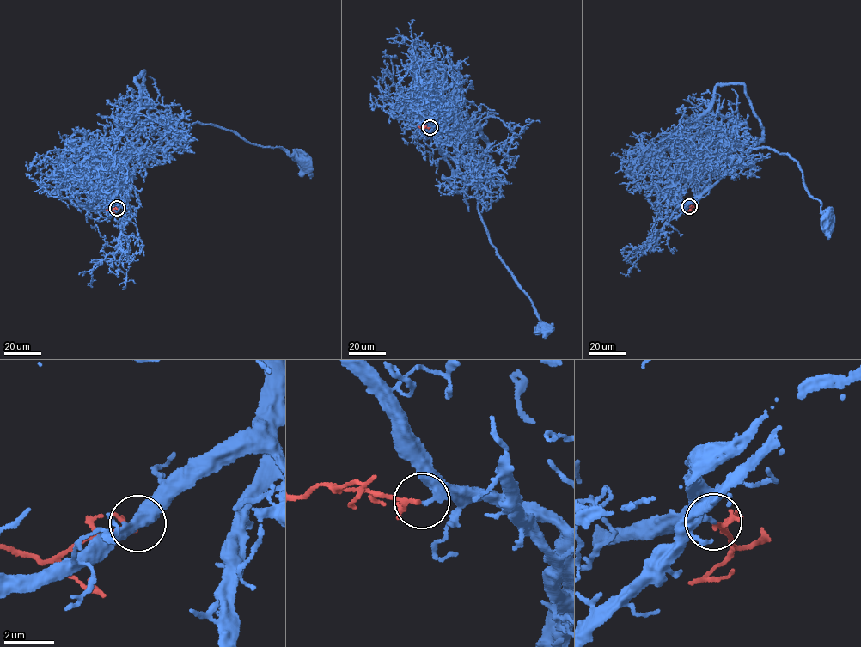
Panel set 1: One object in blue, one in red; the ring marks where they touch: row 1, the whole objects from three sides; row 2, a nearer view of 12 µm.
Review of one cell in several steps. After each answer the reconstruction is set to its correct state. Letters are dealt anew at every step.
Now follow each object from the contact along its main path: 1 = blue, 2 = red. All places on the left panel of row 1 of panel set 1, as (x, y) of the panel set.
1: (117, 208), (127, 200), (132, 168), (175, 124), (211, 123), (253, 143), (279, 147), (302, 159)
2: (117, 208), (106, 210)

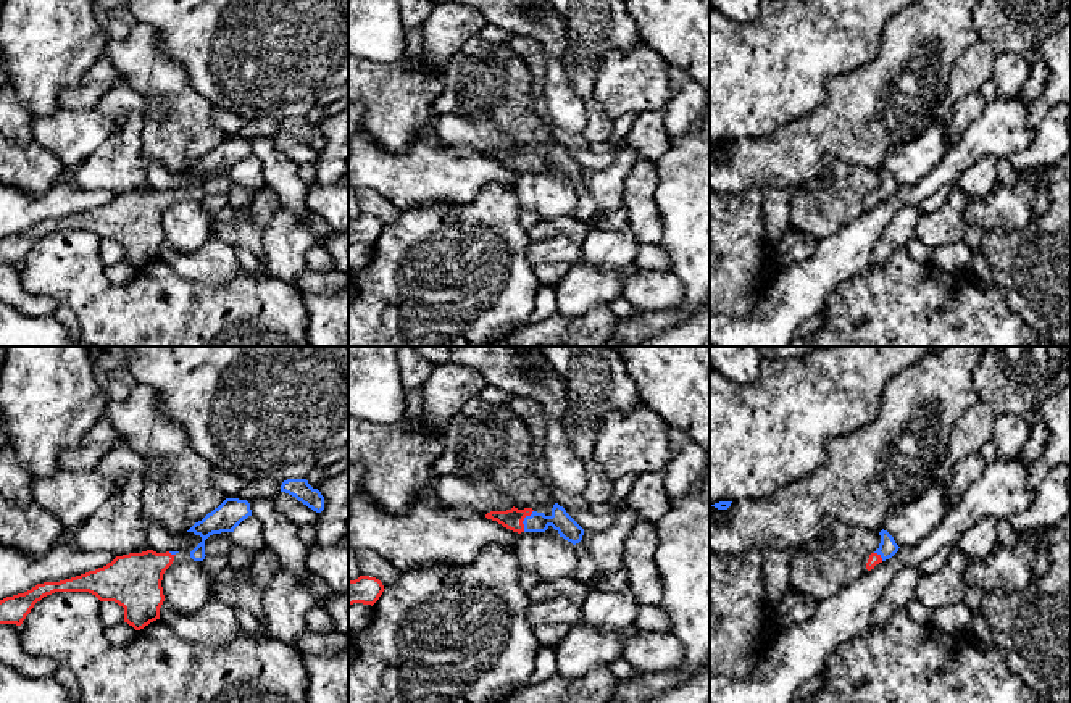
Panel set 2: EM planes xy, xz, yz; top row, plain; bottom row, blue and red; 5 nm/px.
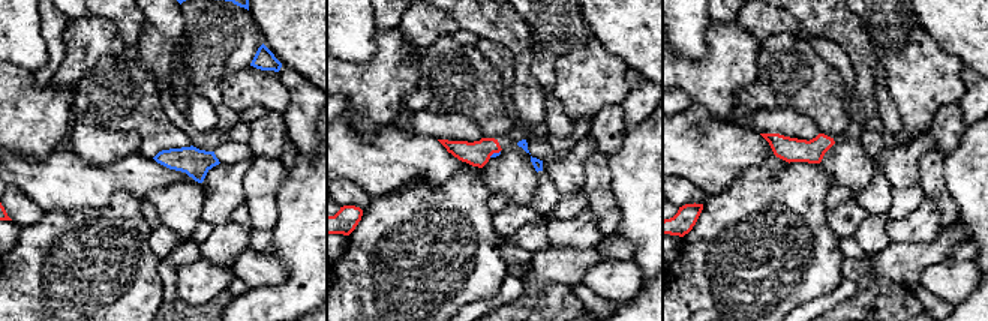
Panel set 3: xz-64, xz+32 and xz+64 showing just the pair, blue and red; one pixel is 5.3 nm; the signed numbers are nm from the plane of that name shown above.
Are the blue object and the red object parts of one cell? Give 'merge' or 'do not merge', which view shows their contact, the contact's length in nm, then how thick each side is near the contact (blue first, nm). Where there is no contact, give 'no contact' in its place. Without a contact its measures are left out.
merge; meets blue in xz; contact 120 nm long; 100 nm thick on the blue side, 100 nm on the other

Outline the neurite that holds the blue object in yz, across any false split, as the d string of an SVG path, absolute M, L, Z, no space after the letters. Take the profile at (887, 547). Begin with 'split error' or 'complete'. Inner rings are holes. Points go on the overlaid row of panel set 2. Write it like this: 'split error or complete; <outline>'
split error; M882 529L879 535L881 543L879 548L869 555L869 559L866 563L868 571L874 569L876 564L892 558L900 548L887 530Z

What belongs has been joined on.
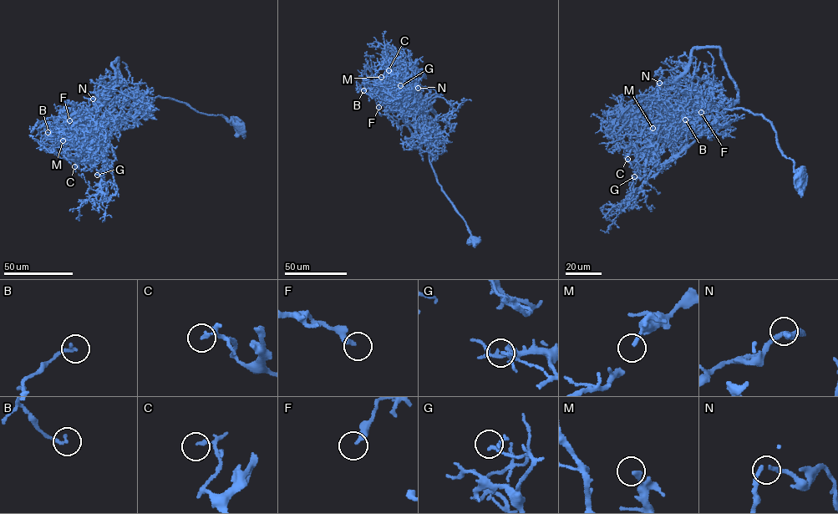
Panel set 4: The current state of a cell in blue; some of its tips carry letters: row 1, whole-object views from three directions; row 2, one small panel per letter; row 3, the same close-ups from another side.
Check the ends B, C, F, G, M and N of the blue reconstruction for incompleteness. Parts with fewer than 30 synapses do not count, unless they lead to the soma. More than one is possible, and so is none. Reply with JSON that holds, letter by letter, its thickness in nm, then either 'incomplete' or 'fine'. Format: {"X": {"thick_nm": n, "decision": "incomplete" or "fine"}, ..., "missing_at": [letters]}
{"B": {"thick_nm": 170, "decision": "fine"}, "C": {"thick_nm": 120, "decision": "fine"}, "F": {"thick_nm": 280, "decision": "fine"}, "G": {"thick_nm": 150, "decision": "fine"}, "M": {"thick_nm": 200, "decision": "fine"}, "N": {"thick_nm": 160, "decision": "fine"}, "missing_at": []}

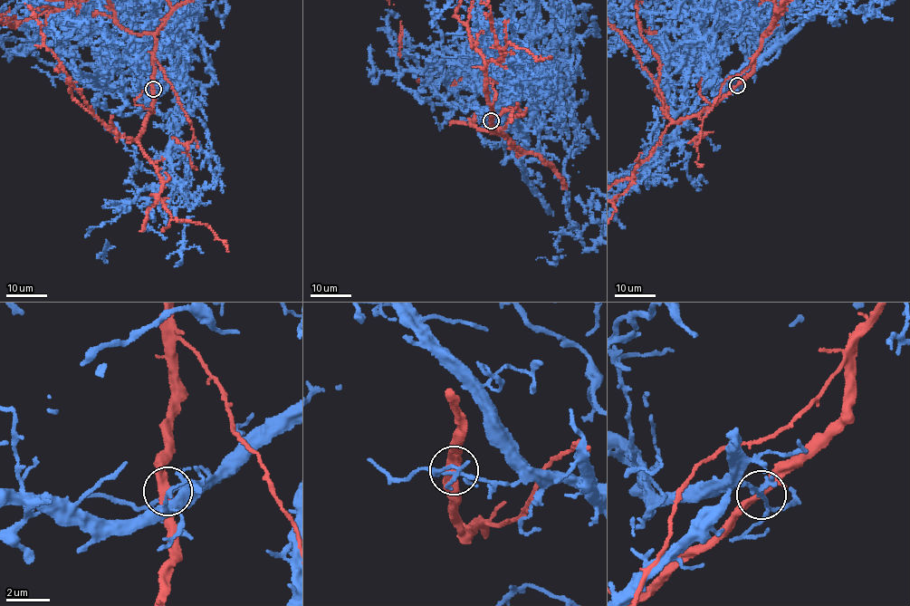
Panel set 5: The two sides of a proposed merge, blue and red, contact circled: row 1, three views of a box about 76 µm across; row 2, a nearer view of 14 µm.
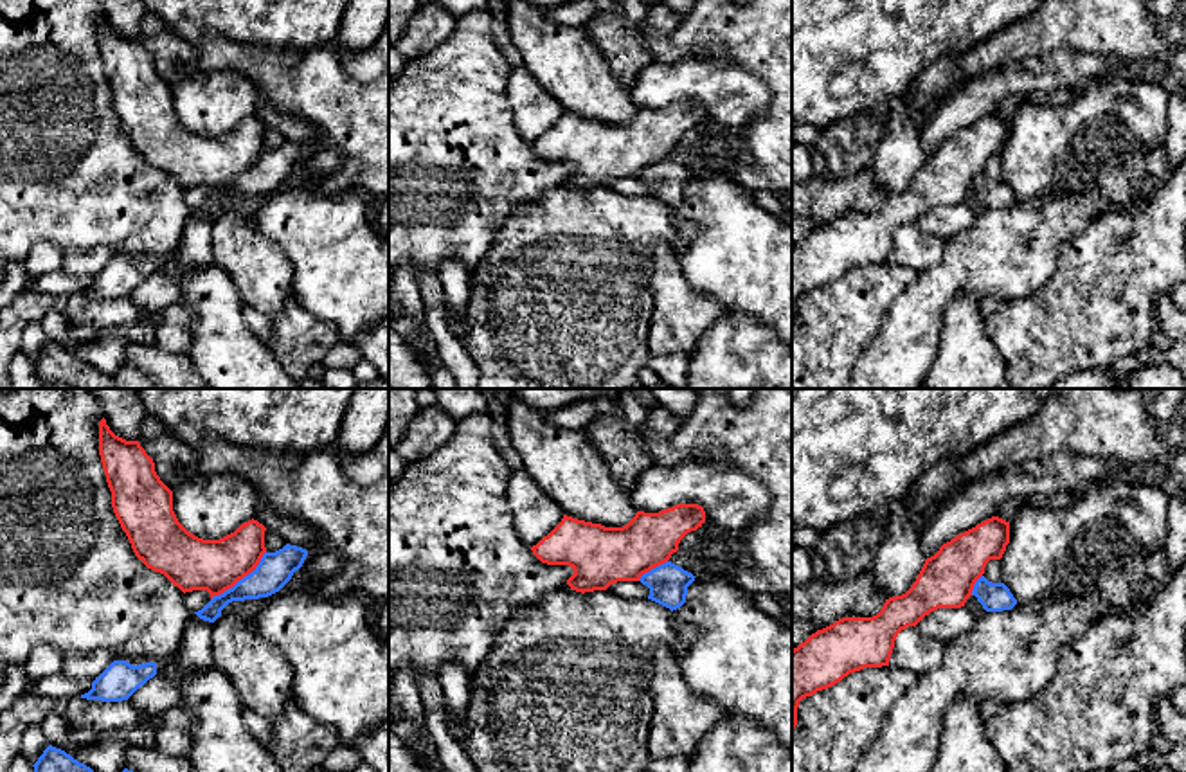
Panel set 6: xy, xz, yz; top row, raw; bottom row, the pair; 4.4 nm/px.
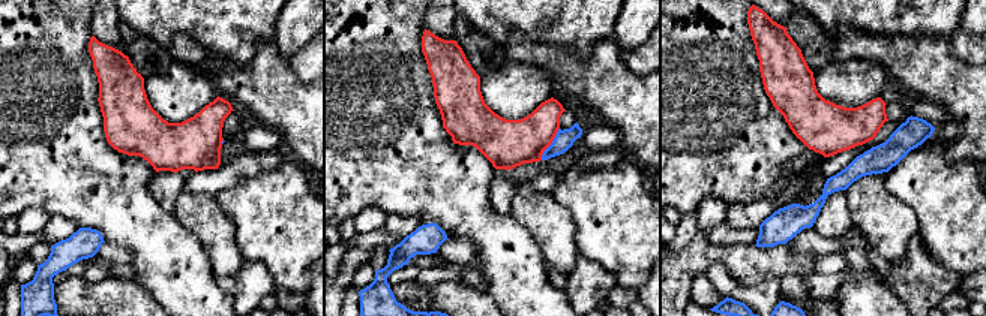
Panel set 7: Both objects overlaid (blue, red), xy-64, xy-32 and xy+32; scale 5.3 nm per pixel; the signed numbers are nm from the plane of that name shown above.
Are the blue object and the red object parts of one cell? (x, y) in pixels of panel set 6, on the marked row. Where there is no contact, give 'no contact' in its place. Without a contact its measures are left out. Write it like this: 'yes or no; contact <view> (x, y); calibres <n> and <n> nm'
no; contact xy (240, 580); calibres 160 and 240 nm

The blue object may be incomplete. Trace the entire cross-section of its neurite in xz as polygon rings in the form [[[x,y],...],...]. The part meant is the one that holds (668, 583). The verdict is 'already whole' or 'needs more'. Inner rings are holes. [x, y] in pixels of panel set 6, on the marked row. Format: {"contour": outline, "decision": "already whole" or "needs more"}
{"contour": [[[666,561],[642,574],[639,581],[650,588],[648,599],[673,612],[686,603],[687,587],[695,581],[695,576],[678,565]]], "decision": "already whole"}

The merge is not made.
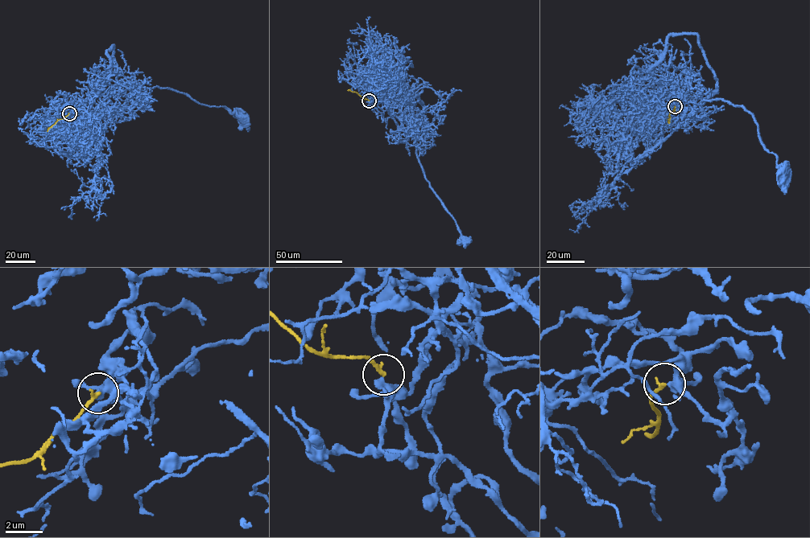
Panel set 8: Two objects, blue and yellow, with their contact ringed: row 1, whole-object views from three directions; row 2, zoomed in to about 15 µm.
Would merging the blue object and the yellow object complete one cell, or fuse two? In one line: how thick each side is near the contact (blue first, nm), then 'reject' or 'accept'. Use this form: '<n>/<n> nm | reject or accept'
240/200 nm | reject

